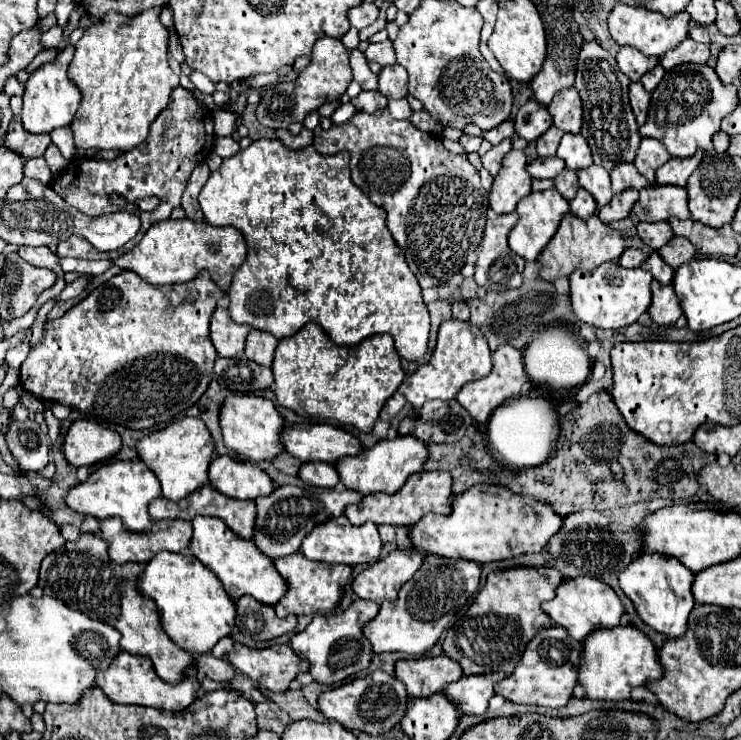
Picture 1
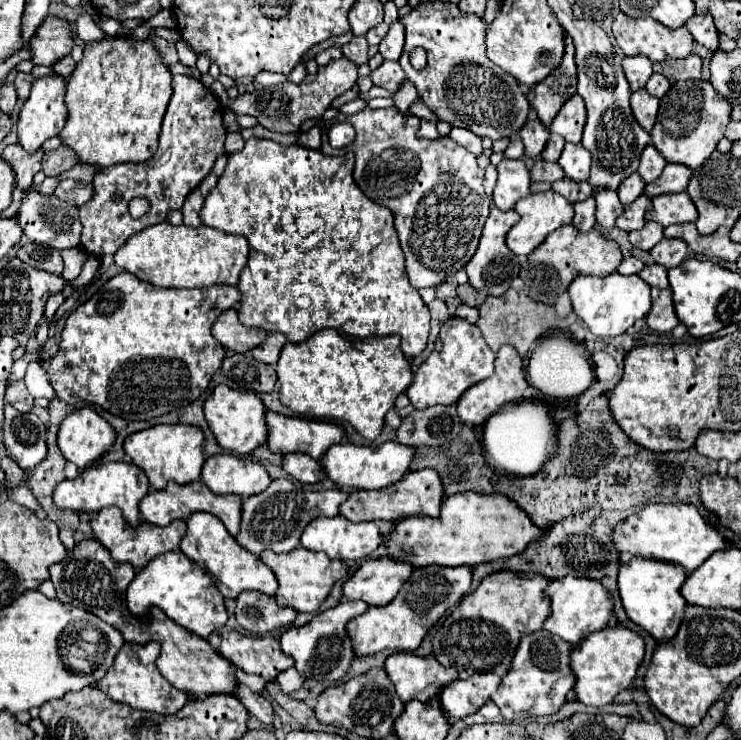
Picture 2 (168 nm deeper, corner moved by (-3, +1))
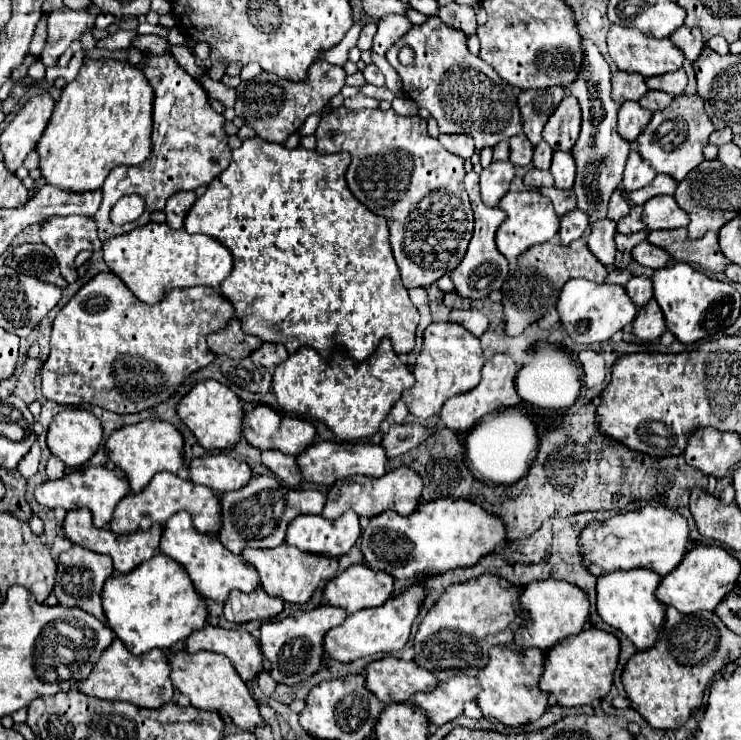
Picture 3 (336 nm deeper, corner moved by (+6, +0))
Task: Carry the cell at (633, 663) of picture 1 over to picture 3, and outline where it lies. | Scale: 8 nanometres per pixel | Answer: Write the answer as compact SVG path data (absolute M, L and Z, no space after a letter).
M589 628L563 640L549 650L545 660L545 672L541 676L541 690L555 694L561 706L587 706L605 698L613 686L613 672L619 660L619 638L613 632Z

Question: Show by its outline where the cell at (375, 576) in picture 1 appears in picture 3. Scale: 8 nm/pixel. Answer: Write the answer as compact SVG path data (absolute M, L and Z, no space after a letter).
M357 564L327 582L323 596L331 606L341 606L349 614L381 606L393 592L393 578L387 572L375 572Z

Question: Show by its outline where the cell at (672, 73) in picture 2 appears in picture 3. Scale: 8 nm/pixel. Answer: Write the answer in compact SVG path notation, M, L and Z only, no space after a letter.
M679 68L677 72L667 72L665 76L653 76L647 80L647 88L651 90L663 90L671 96L677 96L677 94L683 94L687 86L687 72L685 68Z

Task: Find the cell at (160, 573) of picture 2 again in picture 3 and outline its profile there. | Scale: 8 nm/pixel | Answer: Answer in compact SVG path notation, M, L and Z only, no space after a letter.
M163 554L153 556L129 574L107 580L101 598L107 626L133 654L143 654L153 648L167 650L177 642L181 644L195 630L201 630L209 618L207 602L199 592L195 592L185 568Z

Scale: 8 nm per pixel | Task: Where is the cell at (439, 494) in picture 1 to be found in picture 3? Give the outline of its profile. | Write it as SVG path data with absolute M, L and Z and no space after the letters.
M399 466L381 478L355 476L353 480L337 480L337 484L333 484L329 490L327 504L321 512L321 516L327 520L335 520L337 516L345 514L347 510L353 510L359 516L367 516L367 518L373 518L385 510L395 510L401 516L407 516L417 510L419 500L421 500L421 492L423 492L421 476L407 466Z

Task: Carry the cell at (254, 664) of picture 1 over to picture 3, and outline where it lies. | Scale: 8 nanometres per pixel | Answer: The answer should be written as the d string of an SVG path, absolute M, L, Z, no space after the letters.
M207 624L203 630L197 630L187 638L185 648L189 652L209 650L225 654L245 682L255 680L259 672L271 670L269 660L259 648L259 642L245 630L225 630Z

